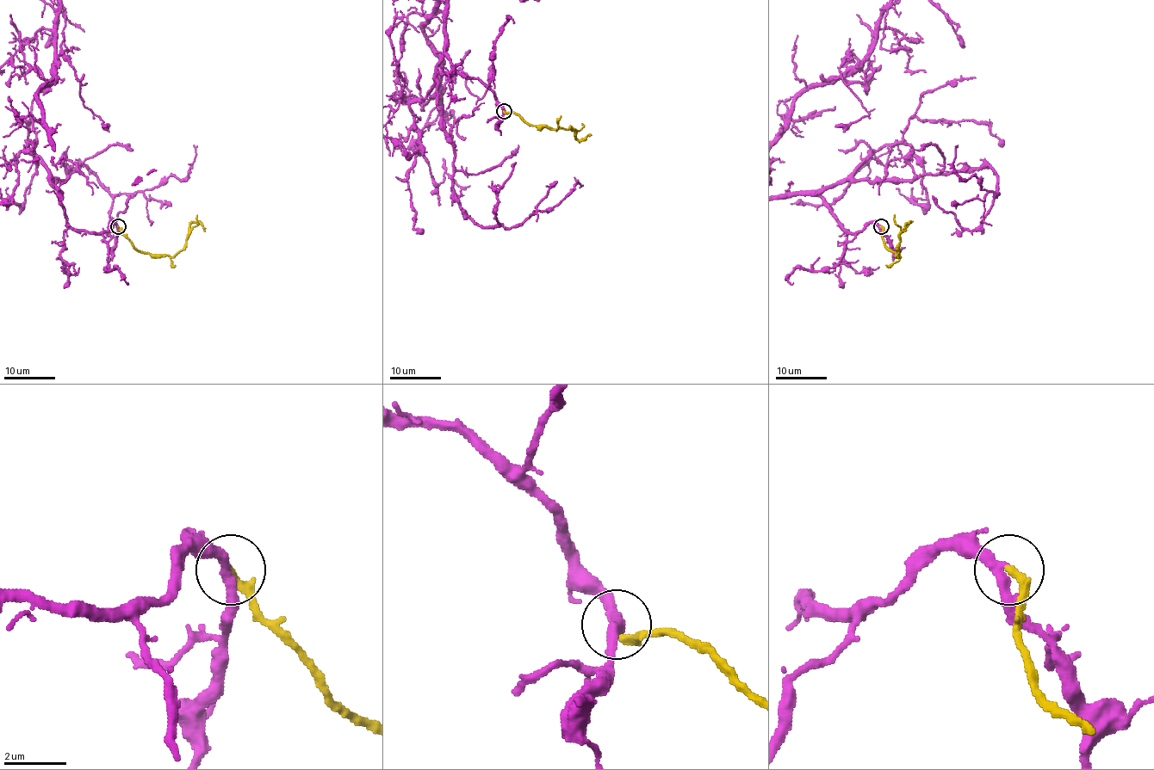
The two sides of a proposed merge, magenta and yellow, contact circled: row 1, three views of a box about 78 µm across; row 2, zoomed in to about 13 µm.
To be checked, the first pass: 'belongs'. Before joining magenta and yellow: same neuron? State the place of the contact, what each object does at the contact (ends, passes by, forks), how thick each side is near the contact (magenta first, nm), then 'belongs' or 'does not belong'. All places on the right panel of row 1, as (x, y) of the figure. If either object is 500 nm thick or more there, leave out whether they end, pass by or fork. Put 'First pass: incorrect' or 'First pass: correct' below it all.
(881, 226) | magenta passes by | yellow ends | 320/280 nm | belongs
First pass: correct

